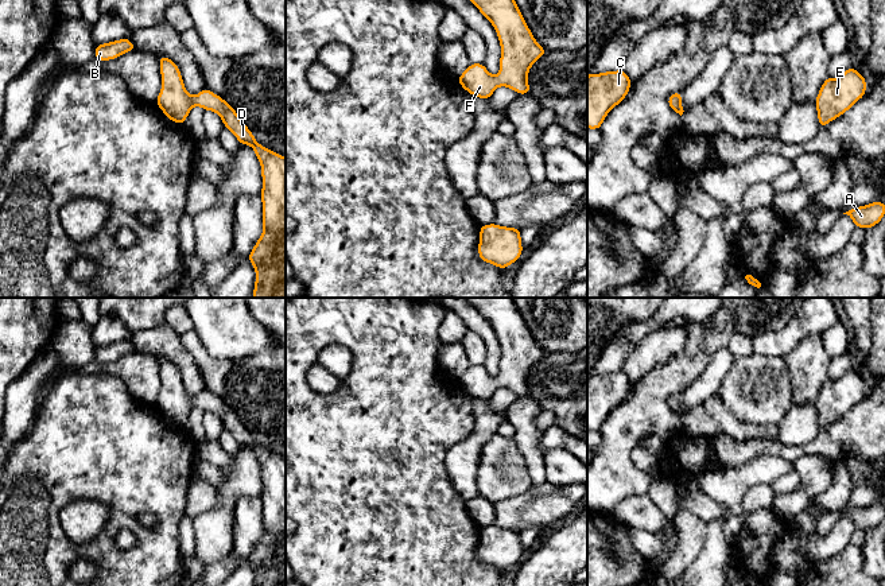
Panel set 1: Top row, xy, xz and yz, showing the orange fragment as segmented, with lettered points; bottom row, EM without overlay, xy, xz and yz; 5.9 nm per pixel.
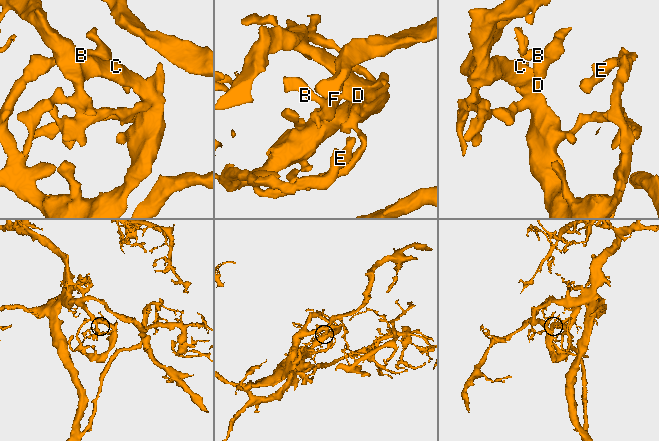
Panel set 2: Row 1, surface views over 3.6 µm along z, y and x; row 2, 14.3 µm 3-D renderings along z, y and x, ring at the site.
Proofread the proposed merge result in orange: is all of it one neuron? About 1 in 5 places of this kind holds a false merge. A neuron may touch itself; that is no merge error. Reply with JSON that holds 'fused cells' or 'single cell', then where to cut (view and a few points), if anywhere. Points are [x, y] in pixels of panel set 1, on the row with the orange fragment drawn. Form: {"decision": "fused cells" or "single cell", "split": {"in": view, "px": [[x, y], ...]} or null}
{"decision": "single cell", "split": null}

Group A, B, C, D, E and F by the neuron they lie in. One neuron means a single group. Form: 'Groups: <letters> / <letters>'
Groups: A B C D E F

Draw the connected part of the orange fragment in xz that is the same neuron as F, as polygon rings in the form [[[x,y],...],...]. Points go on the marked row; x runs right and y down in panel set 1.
[[[470,0],[494,27],[500,46],[500,73],[492,75],[484,63],[470,63],[458,84],[473,97],[489,100],[498,86],[529,94],[531,66],[548,51],[536,40],[515,0]]]

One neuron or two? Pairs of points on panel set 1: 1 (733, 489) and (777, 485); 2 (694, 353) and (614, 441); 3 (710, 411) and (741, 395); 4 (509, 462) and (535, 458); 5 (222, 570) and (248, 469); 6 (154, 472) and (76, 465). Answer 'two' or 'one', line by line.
1: two
2: one
3: two
4: two
5: two
6: one

